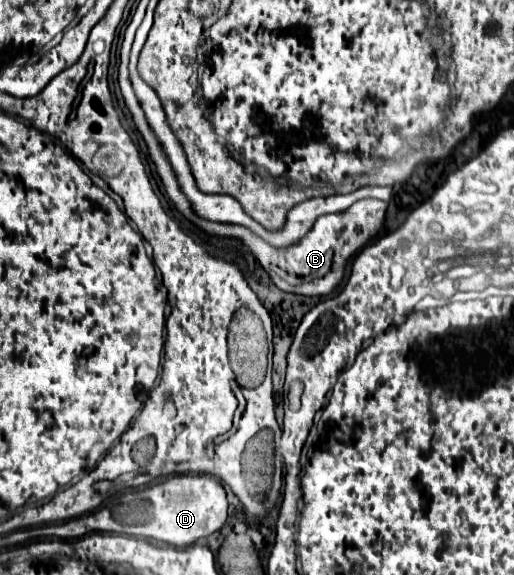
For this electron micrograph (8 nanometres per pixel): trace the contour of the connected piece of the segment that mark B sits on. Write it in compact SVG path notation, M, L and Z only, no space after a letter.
M120 59L120 67L118 67L118 83L120 83L120 89L122 89L122 97L124 97L124 103L126 107L130 109L132 113L132 119L140 131L140 135L144 137L146 141L146 147L148 147L148 153L156 165L156 171L164 183L164 189L170 197L170 201L176 205L176 209L190 221L194 223L198 229L202 229L204 233L208 235L214 235L214 237L222 237L222 239L238 239L250 253L252 257L260 263L260 267L270 275L272 283L280 289L280 291L286 291L286 293L294 293L294 295L306 295L306 297L324 297L324 295L330 295L338 285L340 281L344 279L344 271L346 271L346 263L348 259L360 251L370 239L374 239L382 225L384 225L384 213L386 213L386 203L384 201L378 201L378 199L362 199L358 203L354 203L350 209L342 211L342 213L336 213L336 215L322 215L318 217L318 221L314 223L314 227L310 229L310 233L294 247L290 249L274 249L270 247L268 243L260 241L260 237L256 235L250 235L248 229L244 227L236 227L236 225L220 225L220 223L208 223L206 219L200 219L188 201L184 201L184 195L180 193L180 187L176 183L176 177L170 169L170 163L164 155L164 151L160 149L160 145L156 143L156 137L154 133L150 131L146 119L144 119L144 111L132 91L132 85L128 83L128 59Z

